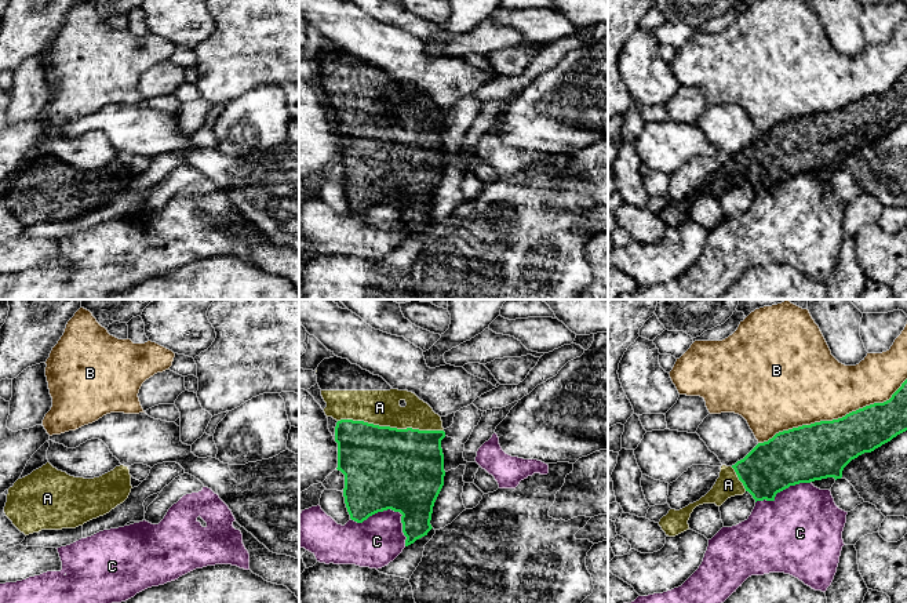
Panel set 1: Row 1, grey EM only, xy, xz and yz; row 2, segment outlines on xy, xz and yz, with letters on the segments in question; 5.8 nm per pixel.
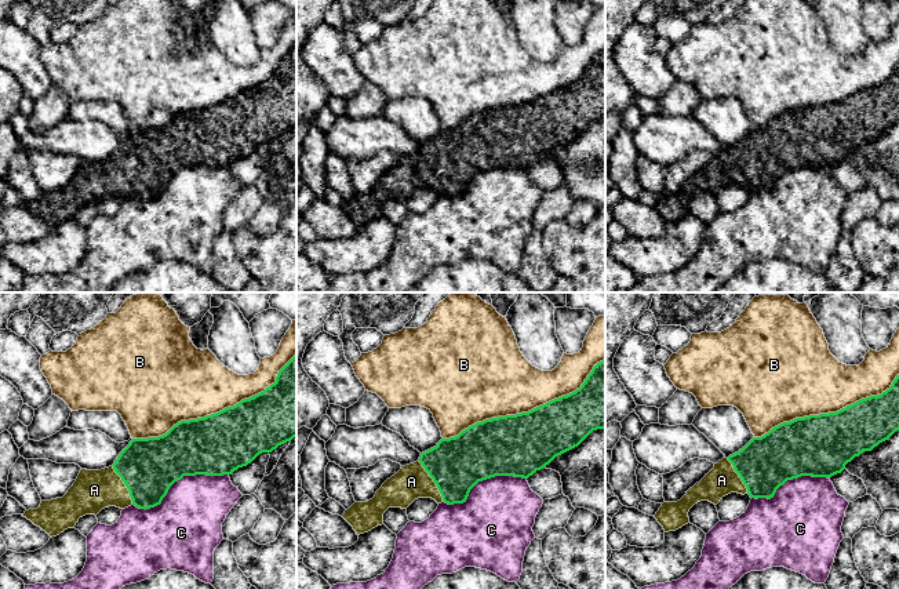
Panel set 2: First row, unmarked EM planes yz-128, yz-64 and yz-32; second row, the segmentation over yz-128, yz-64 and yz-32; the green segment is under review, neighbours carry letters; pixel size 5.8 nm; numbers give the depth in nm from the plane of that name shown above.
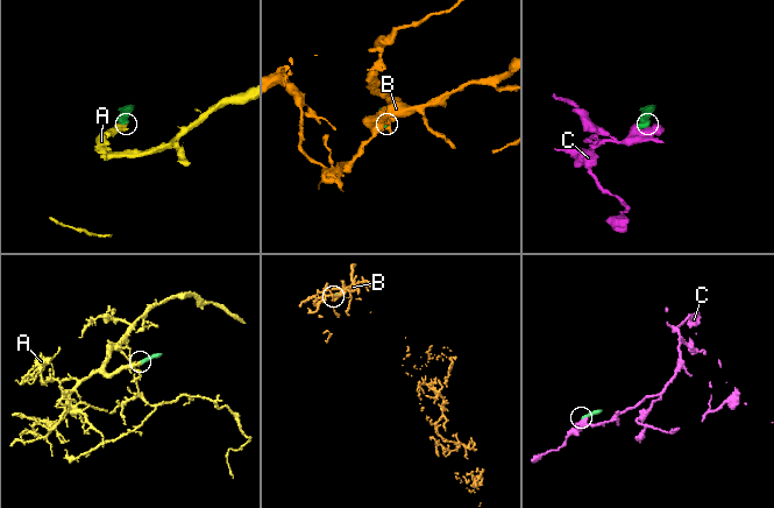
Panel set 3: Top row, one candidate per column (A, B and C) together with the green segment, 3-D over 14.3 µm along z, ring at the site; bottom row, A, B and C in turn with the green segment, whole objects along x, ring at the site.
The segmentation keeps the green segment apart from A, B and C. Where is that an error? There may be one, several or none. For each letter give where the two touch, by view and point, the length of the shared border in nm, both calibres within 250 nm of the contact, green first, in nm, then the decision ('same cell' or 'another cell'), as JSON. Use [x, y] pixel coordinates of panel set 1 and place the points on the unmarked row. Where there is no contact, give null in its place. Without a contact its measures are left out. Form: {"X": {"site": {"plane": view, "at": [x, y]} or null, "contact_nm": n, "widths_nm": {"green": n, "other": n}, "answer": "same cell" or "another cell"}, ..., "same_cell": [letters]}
{"A": {"site": {"plane": "xz", "at": [389, 117]}, "contact_nm": 600, "widths_nm": {"green": 480, "other": 200}, "answer": "same cell"}, "B": {"site": {"plane": "yz", "at": [833, 111]}, "contact_nm": 950, "widths_nm": {"green": 320, "other": 440}, "answer": "another cell"}, "C": {"site": {"plane": "xz", "at": [392, 200]}, "contact_nm": 360, "widths_nm": {"green": 480, "other": 280}, "answer": "another cell"}, "same_cell": ["A"]}

